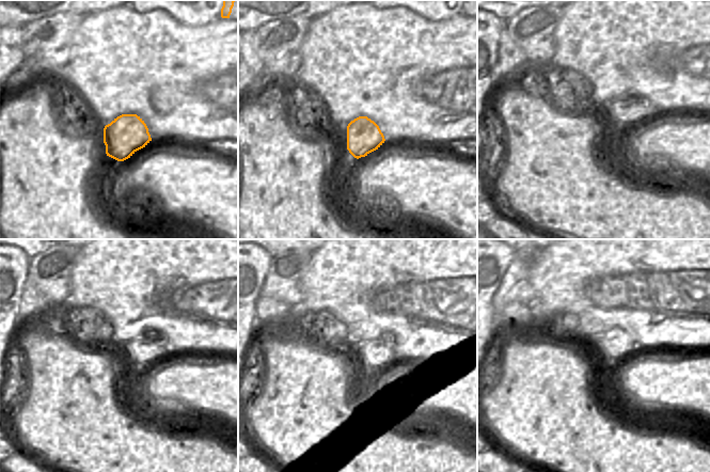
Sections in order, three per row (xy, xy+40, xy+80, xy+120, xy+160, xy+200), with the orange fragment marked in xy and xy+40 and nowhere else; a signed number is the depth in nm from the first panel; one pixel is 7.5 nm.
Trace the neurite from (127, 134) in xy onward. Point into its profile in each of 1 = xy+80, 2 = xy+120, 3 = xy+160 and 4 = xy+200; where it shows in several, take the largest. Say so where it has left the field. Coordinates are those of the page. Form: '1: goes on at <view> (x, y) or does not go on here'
1: goes on at xy+80 (627, 109)
2: goes on at xy+120 (150, 346)
3: goes on at xy+160 (375, 355)
4: goes on at xy+200 (612, 346)

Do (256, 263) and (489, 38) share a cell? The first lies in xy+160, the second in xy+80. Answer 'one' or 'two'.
one

